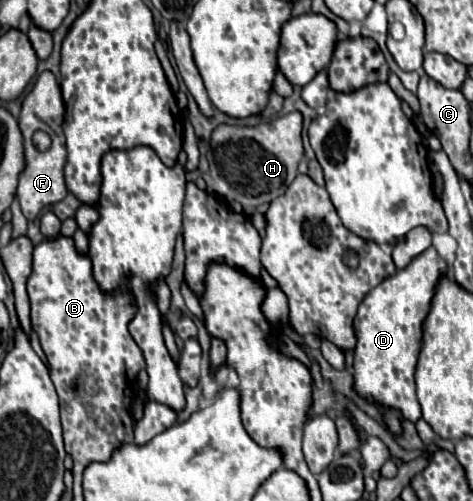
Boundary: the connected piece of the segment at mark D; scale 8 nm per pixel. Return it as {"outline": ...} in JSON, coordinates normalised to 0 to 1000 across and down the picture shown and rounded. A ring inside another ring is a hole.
{"outline":[[[920,493],[882,509],[856,537],[818,553],[784,577],[751,633],[751,772],[780,800],[848,816],[852,832],[882,844],[890,812],[877,788],[877,737],[894,681],[894,645],[911,621],[911,597],[924,565],[945,549],[945,521]],[[932,517],[932,521],[928,521]]]}

